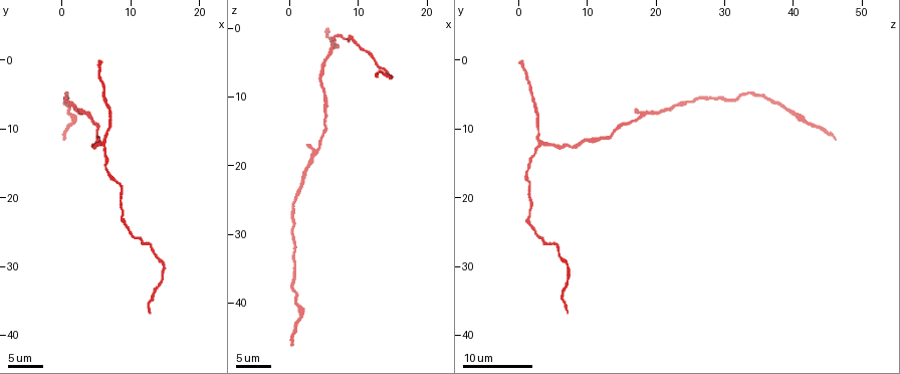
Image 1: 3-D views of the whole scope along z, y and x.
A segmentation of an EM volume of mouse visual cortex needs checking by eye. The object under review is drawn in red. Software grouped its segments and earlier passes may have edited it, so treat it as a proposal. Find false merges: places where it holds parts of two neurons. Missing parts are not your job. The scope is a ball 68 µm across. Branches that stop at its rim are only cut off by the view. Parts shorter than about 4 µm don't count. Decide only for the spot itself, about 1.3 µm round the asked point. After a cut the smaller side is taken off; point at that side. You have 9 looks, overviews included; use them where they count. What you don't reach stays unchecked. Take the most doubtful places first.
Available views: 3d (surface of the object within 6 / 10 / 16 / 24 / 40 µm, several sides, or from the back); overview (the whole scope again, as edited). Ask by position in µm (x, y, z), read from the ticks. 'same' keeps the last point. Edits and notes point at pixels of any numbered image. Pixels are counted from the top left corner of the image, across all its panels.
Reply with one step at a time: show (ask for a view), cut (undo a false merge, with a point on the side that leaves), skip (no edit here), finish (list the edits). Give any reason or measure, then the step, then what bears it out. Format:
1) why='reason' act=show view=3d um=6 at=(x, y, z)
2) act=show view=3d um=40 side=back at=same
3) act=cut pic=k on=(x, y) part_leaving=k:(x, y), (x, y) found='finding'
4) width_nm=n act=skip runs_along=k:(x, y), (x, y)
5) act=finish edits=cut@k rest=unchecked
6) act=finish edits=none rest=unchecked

why='a fork' act=show view=3d um=16 at=(6.0, 12.0, 3.0)

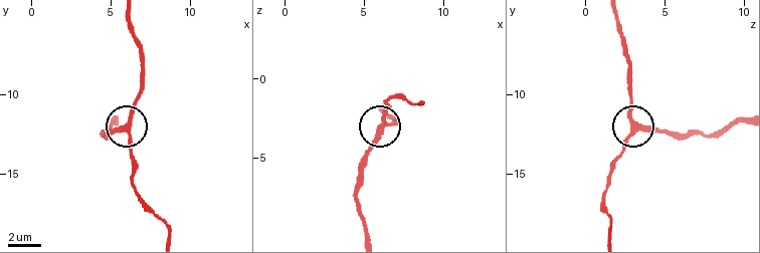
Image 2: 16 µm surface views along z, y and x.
side_arm_um=14 act=skip runs_along=2:(743, 120), (707, 136), (646, 130), (630, 116), (630, 73) found='continuous, no second neuron'

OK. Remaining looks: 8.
why='thin neck' act=show view=3d um=10 at=(0.5, 6.5, 25.0)

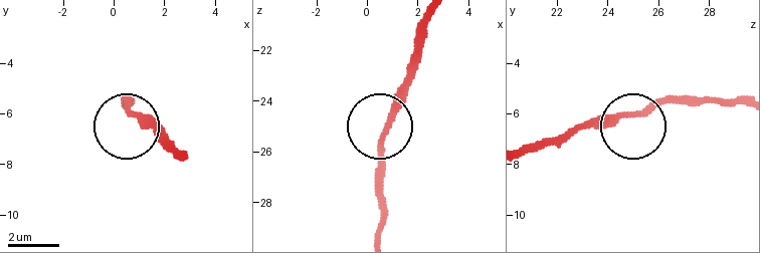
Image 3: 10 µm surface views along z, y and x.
width_nm=220 act=skip runs_along=3:(525, 151), (628, 113), (692, 100) found='all the same neuron'

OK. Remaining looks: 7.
why='a narrow waist' act=show view=3d um=6 at=(14.5, 31.5, 7.0)

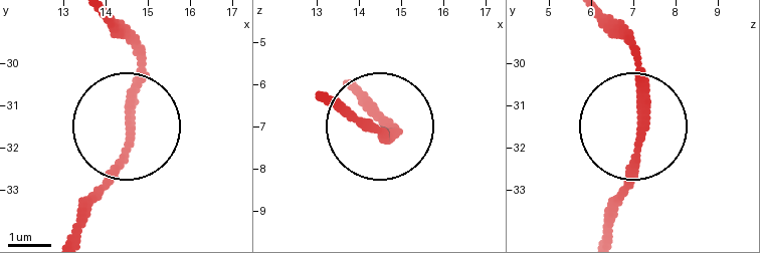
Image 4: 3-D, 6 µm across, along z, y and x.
act=skip runs_along=4:(607, 23), (640, 66), (640, 164), (611, 203) found='continuous, no second neuron'

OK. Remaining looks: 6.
why='thick turns thin' act=show view=3d um=16 at=(5.5, 12.0, 9.5)

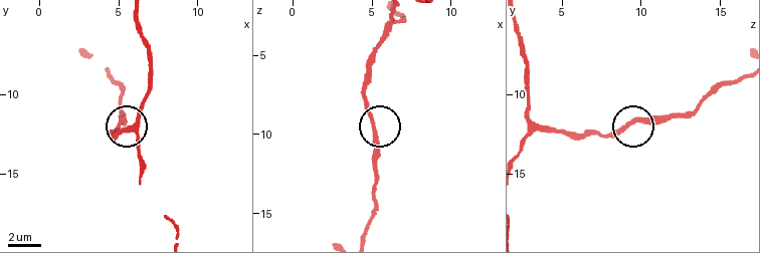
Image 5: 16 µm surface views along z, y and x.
width_nm=250 act=skip runs_along=5:(374, 153), (374, 121), (361, 94) found='one neuron here'

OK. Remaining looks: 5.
act=finish edits=none rest=unchecked

